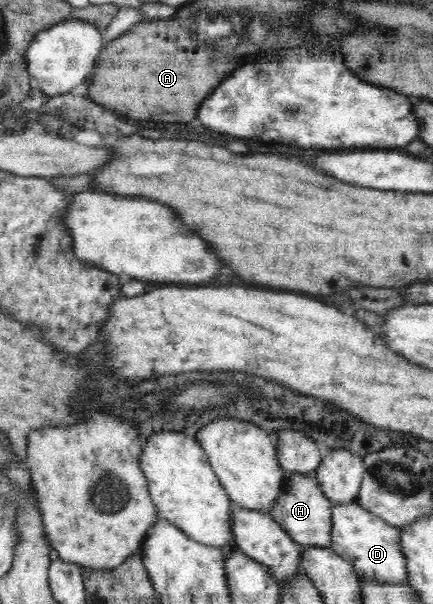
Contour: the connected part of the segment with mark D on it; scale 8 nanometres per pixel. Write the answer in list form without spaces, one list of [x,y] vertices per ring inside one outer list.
[[[357,501],[332,504],[333,527],[330,547],[343,559],[353,564],[360,580],[408,584],[407,560],[400,544],[400,531],[370,513]]]

